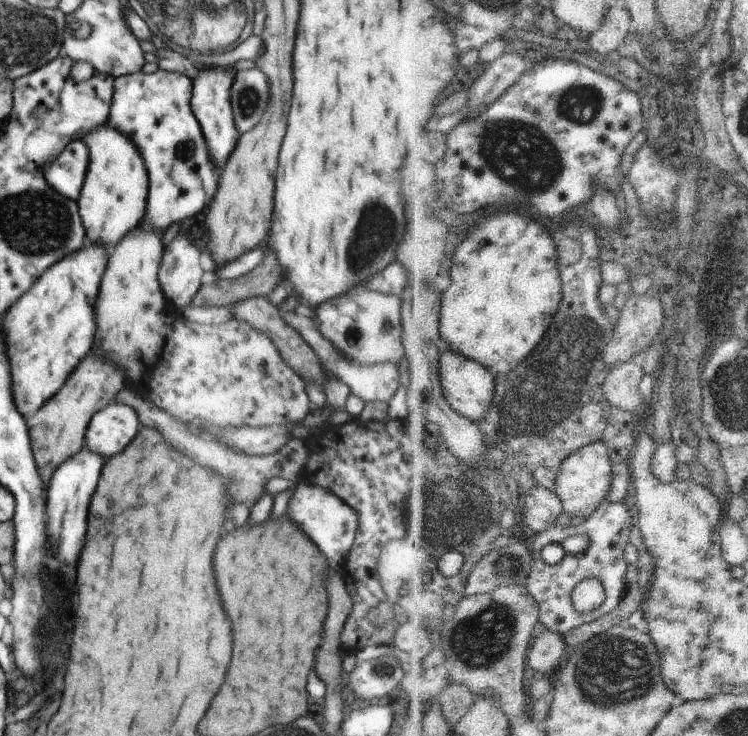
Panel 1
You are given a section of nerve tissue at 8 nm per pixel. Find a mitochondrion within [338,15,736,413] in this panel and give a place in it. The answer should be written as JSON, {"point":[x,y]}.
{"point":[516,150]}

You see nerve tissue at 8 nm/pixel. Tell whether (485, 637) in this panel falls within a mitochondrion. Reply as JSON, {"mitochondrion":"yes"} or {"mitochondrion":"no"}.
{"mitochondrion":"yes"}

